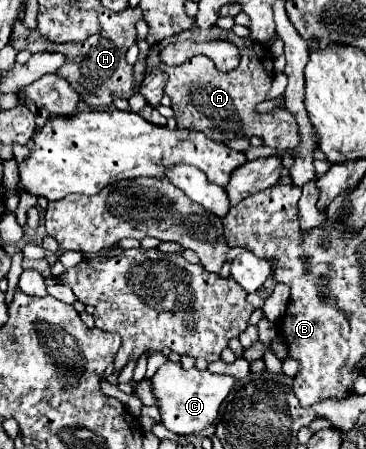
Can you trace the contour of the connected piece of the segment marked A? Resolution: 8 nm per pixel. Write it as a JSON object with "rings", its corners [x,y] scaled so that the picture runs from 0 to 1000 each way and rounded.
{"rings":[[[579,60],[579,69],[601,73],[607,87],[628,87],[656,109],[656,145],[623,163],[596,158],[574,131],[563,127],[530,127],[492,149],[454,149],[437,136],[437,109],[448,109],[448,96],[415,100],[404,114],[399,145],[426,145],[426,154],[448,158],[459,167],[448,207],[470,220],[475,265],[486,269],[492,287],[519,292],[557,292],[557,301],[579,314],[623,314],[639,305],[710,305],[727,327],[749,327],[765,336],[803,332],[814,323],[814,278],[803,274],[803,256],[792,256],[781,243],[754,243],[743,252],[699,252],[694,238],[727,220],[732,198],[743,189],[749,163],[743,163],[743,131],[716,96],[694,87],[650,87],[634,78],[634,69],[607,69],[596,60]]]}

